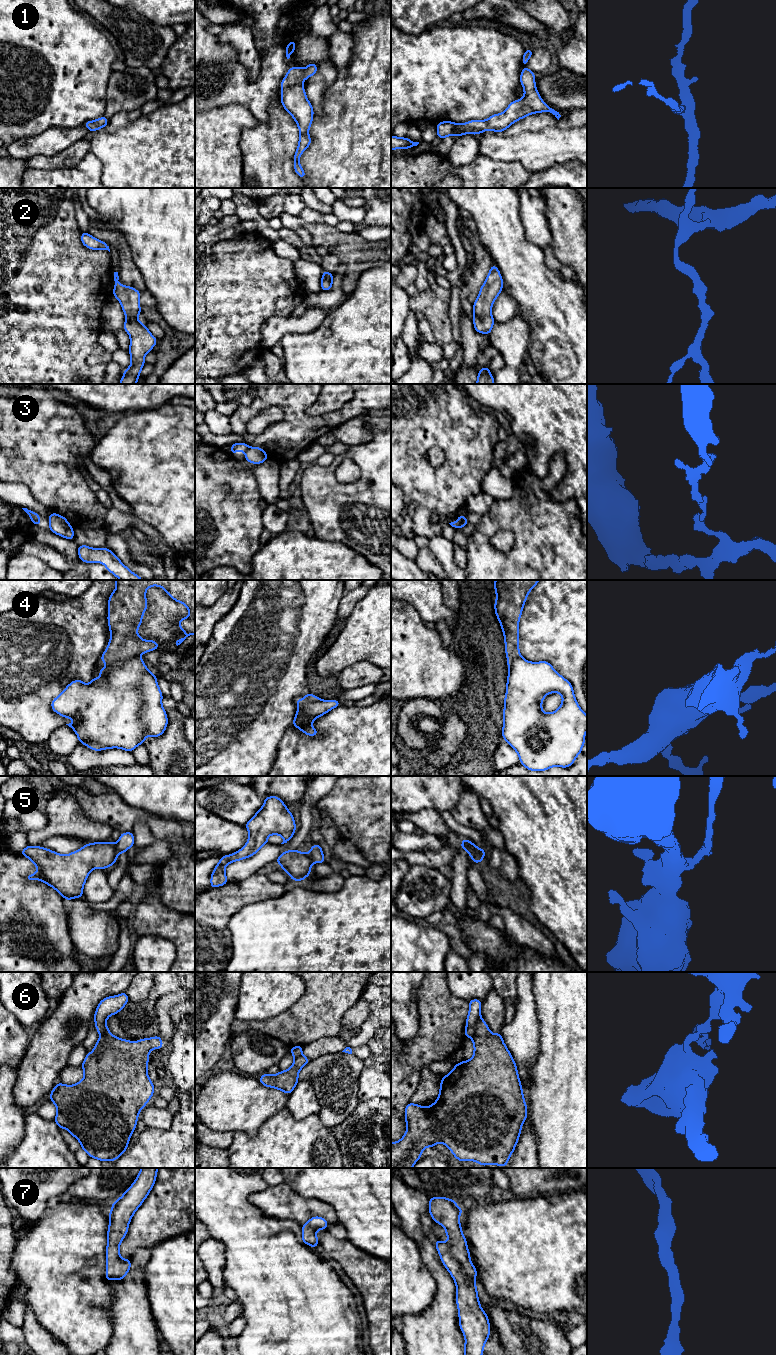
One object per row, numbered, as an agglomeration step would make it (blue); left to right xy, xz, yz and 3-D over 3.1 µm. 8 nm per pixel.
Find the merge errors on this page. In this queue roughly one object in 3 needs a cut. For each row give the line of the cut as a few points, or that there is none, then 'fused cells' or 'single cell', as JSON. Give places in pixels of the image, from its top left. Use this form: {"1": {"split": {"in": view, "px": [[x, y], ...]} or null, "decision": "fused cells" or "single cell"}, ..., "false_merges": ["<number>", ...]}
{"1": {"split": null, "decision": "single cell"}, "2": {"split": null, "decision": "single cell"}, "3": {"split": {"in": "xz", "px": [[248, 446], [244, 451]]}, "decision": "fused cells"}, "4": {"split": {"in": "xy", "px": [[136, 656], [121, 658], [108, 663]]}, "decision": "fused cells"}, "5": {"split": {"in": "xz", "px": [[308, 853], [312, 862]]}, "decision": "fused cells"}, "6": {"split": {"in": "yz", "px": [[481, 1017], [471, 1037]]}, "decision": "fused cells"}, "7": {"split": null, "decision": "single cell"}, "false_merges": ["3", "4", "5", "6"]}

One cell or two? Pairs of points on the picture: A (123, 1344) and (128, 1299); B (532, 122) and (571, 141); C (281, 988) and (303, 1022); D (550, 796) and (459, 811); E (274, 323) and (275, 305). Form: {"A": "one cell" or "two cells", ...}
{"A": "one cell", "B": "two cells", "C": "two cells", "D": "two cells", "E": "two cells"}

